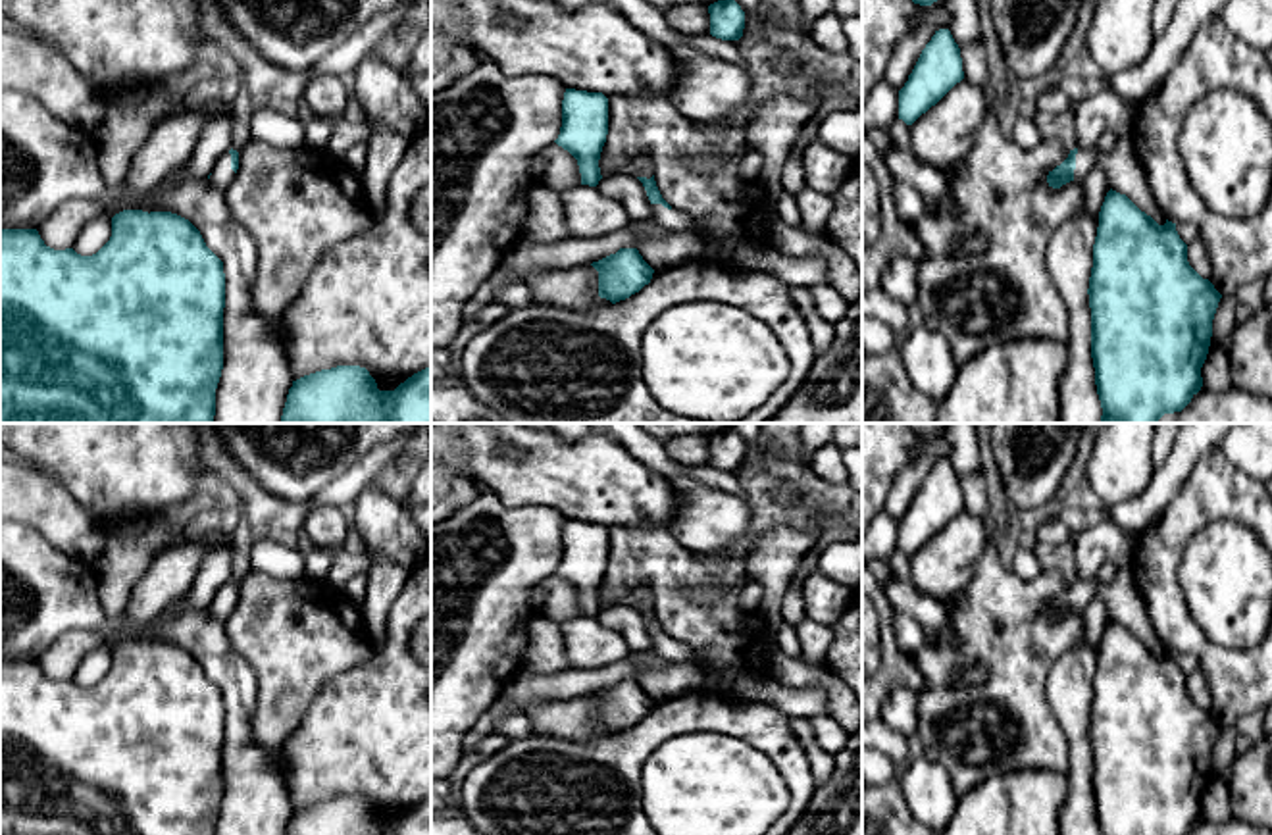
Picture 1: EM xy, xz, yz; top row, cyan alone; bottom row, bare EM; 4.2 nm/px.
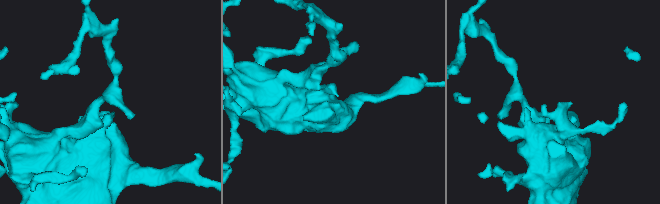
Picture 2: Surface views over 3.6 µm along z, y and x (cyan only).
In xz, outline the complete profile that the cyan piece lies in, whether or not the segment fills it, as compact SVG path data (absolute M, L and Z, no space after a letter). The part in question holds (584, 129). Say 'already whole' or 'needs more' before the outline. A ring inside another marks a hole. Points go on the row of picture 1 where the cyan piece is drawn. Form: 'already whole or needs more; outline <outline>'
already whole; outline M566 89L562 127L554 140L579 165L581 185L597 187L602 179L598 160L608 135L608 98L602 92Z

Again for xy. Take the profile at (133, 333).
already whole; outline M123 210L112 217L110 240L92 256L81 256L73 248L54 250L44 244L37 229L0 229L0 423L214 423L216 389L223 369L223 308L223 262L206 246L200 231L177 214Z

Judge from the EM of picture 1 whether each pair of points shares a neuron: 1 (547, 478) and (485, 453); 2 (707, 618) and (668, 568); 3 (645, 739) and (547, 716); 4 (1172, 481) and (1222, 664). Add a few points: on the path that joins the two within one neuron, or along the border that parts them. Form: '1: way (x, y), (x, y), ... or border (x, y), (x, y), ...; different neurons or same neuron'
1: way (532, 466), (522, 466), (501, 453); same neuron
2: way (691, 612), (670, 591), (670, 583); same neuron
3: border (610, 733), (599, 739), (566, 741); different neurons
4: border (1201, 455), (1178, 493), (1145, 526); different neurons

